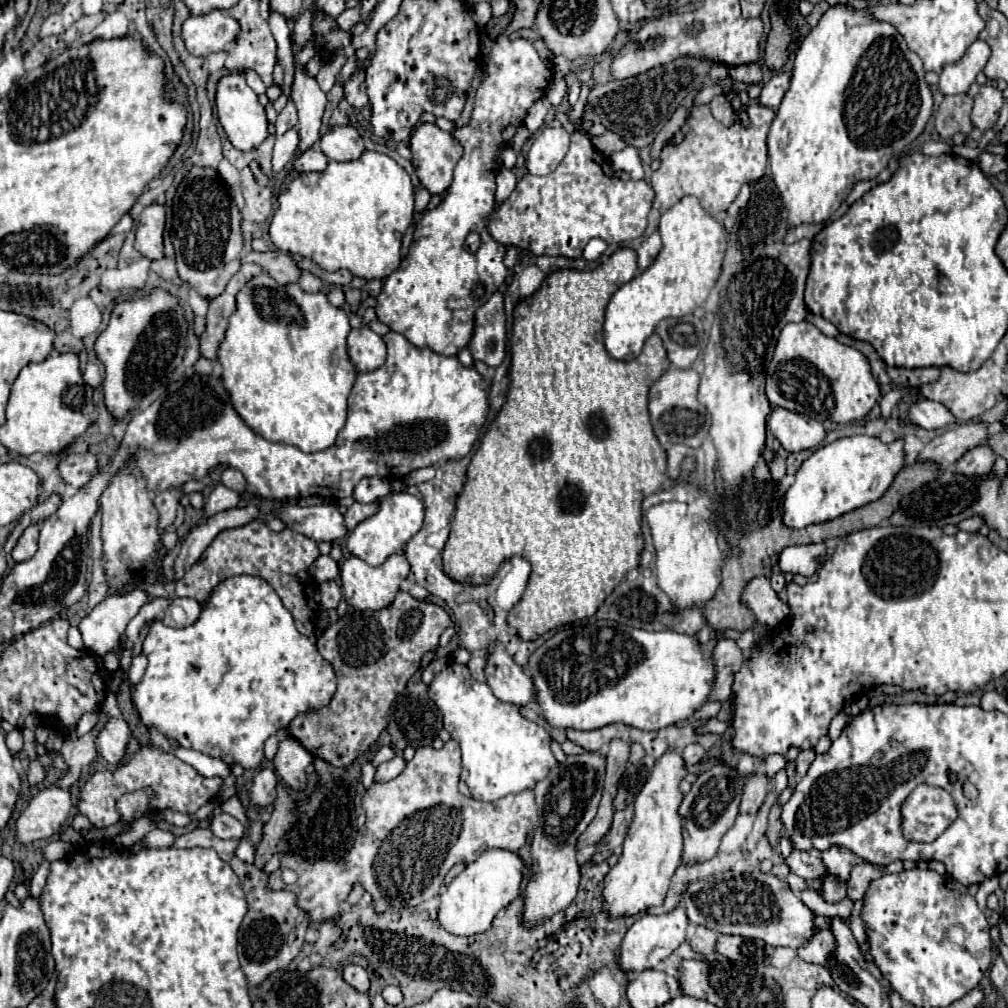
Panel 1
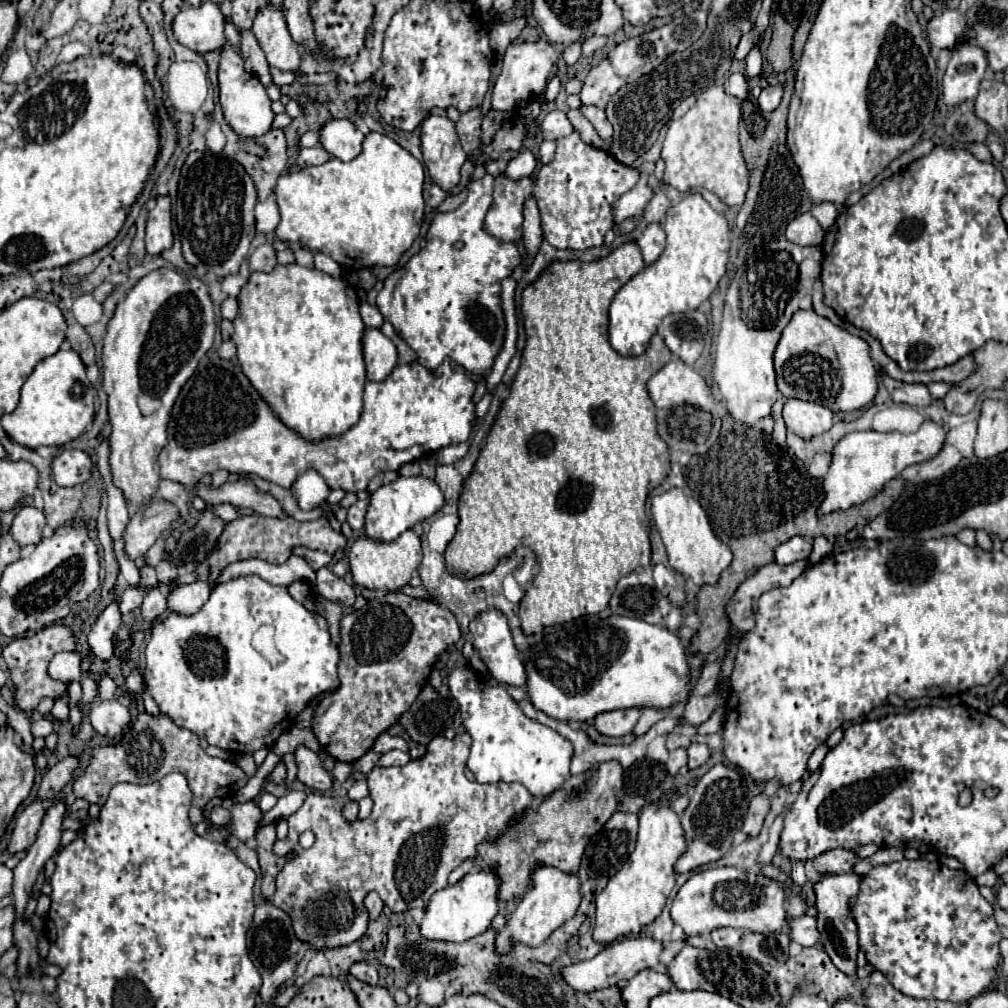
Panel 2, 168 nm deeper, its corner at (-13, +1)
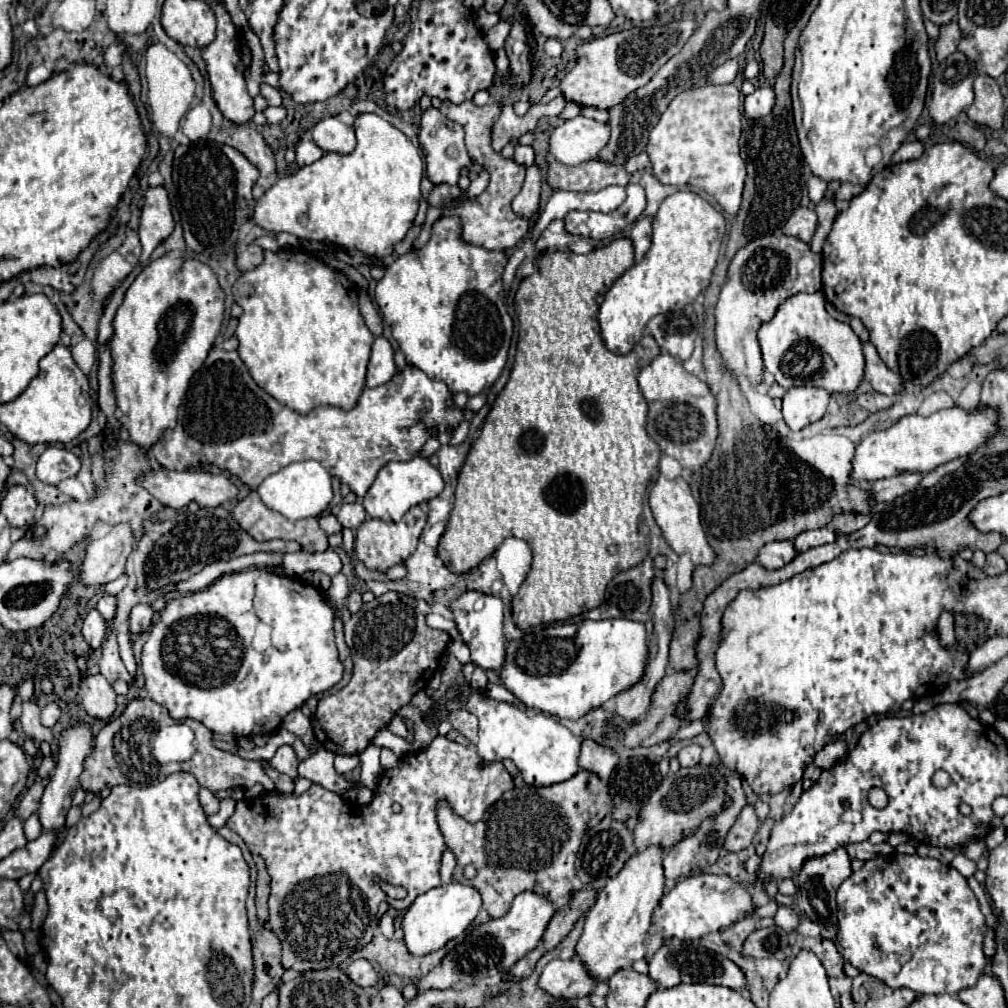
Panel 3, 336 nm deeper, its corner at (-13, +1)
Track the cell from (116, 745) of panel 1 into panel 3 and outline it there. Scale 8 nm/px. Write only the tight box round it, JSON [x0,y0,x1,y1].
[79,674,115,718]

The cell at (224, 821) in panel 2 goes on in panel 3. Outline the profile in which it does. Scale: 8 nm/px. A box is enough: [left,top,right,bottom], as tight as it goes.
[199,788,219,816]

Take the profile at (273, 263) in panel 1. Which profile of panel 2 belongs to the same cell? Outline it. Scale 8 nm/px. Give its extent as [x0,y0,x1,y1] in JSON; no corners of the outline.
[249,242,277,272]

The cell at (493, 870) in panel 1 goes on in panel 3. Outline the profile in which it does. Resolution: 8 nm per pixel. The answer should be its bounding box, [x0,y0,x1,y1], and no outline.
[401,882,481,956]

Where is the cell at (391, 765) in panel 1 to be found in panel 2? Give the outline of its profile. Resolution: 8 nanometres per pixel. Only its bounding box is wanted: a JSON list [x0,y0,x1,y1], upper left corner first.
[379,750,411,766]

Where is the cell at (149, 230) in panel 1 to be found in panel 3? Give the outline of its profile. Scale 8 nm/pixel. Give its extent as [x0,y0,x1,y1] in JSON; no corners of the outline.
[139,186,175,266]

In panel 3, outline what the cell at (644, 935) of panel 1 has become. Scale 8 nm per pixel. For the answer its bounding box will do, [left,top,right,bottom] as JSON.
[537,958,595,998]

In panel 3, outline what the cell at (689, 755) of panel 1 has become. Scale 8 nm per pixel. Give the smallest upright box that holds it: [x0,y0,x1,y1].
[679,744,701,768]

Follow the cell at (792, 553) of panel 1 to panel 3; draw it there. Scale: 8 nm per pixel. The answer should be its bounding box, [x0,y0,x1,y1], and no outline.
[757,540,797,570]

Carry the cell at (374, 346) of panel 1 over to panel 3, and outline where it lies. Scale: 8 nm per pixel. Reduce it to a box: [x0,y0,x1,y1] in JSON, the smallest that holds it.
[367,336,395,388]

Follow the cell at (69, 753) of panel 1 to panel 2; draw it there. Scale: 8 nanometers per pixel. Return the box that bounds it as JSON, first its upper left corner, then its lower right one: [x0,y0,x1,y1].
[39,756,81,798]

